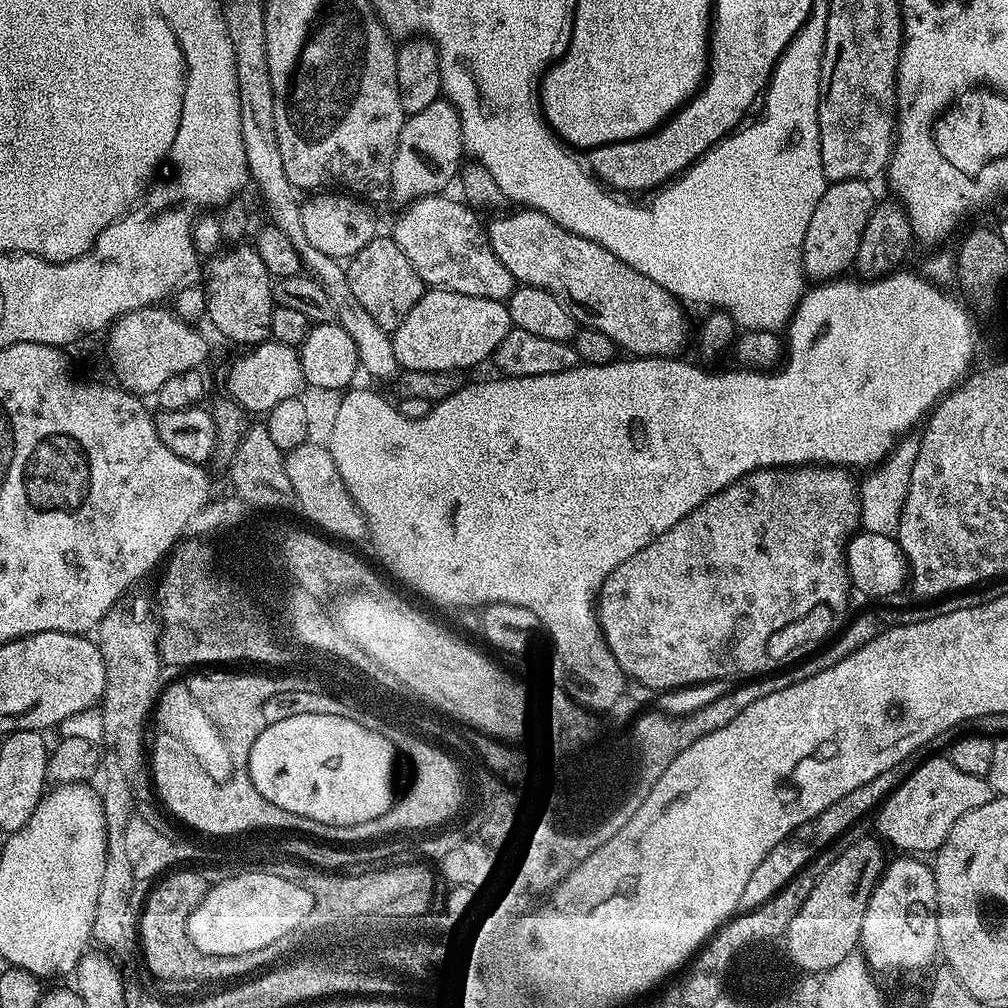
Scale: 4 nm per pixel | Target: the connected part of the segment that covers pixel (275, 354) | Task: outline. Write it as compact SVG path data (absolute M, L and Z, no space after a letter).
M267 339L264 341L263 344L257 344L255 346L249 347L247 349L248 352L245 354L245 356L240 356L237 358L236 361L232 364L232 369L228 372L228 388L230 391L231 399L235 400L237 404L240 405L241 408L244 409L245 413L252 414L252 412L261 412L261 414L267 414L272 411L272 408L274 406L278 406L278 402L286 402L287 400L295 400L297 397L299 397L301 394L300 391L305 391L306 385L304 383L304 375L302 374L302 362L300 361L300 354L299 351L295 347L292 347L290 345L282 345L278 343L278 341L274 339Z

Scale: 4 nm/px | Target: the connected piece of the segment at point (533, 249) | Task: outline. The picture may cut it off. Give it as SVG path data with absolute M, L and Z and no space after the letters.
M521 207L512 210L509 216L500 216L497 220L487 221L488 241L502 266L510 270L510 274L521 285L546 290L563 304L565 310L576 320L577 325L594 330L602 330L625 353L636 358L668 358L688 340L688 320L684 317L685 305L677 297L658 286L646 274L638 274L634 266L626 266L610 250L598 246L598 242L590 242L573 232L567 232L558 222L554 222L546 214L535 208Z

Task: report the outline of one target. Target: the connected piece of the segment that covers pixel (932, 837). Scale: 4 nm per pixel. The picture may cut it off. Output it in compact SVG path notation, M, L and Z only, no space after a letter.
M943 755L925 759L915 770L902 781L880 805L875 813L876 832L885 845L900 848L904 854L935 853L946 842L954 822L978 806L994 799L992 787L987 779L958 770L954 762Z

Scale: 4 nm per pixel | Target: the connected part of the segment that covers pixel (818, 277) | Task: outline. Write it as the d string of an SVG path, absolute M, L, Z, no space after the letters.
M837 180L829 183L818 206L814 206L810 226L806 228L804 274L809 281L835 280L843 277L847 273L844 271L855 265L862 234L878 203L878 197L872 193L872 186L867 180Z

